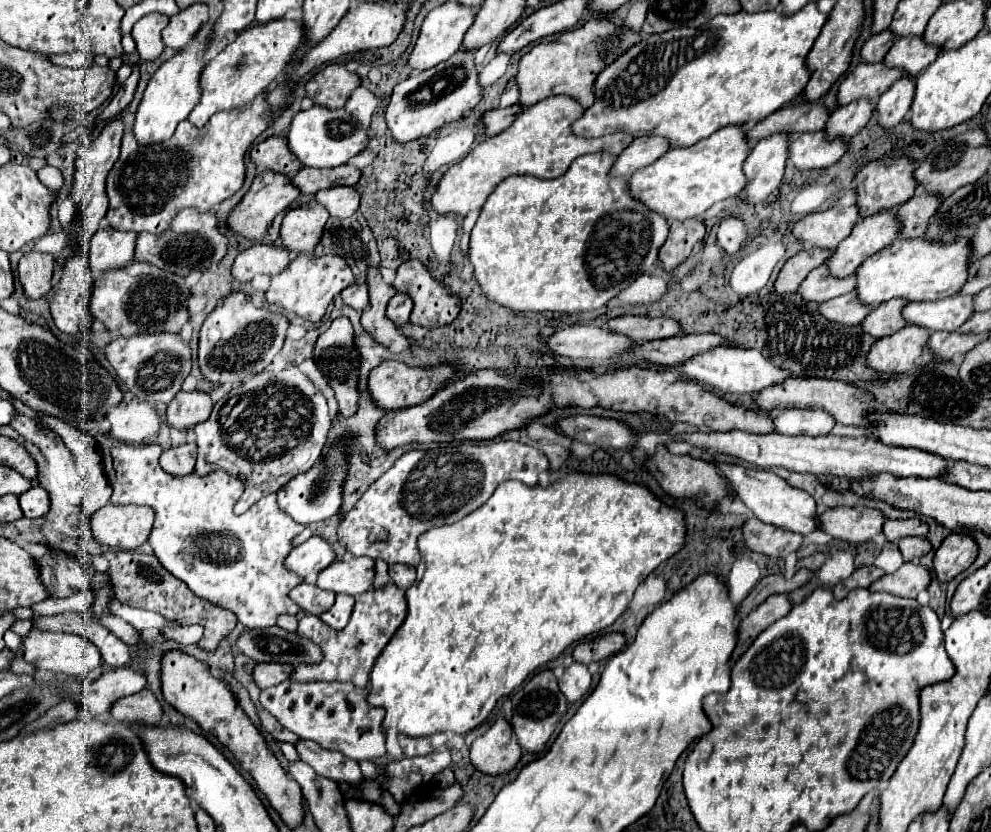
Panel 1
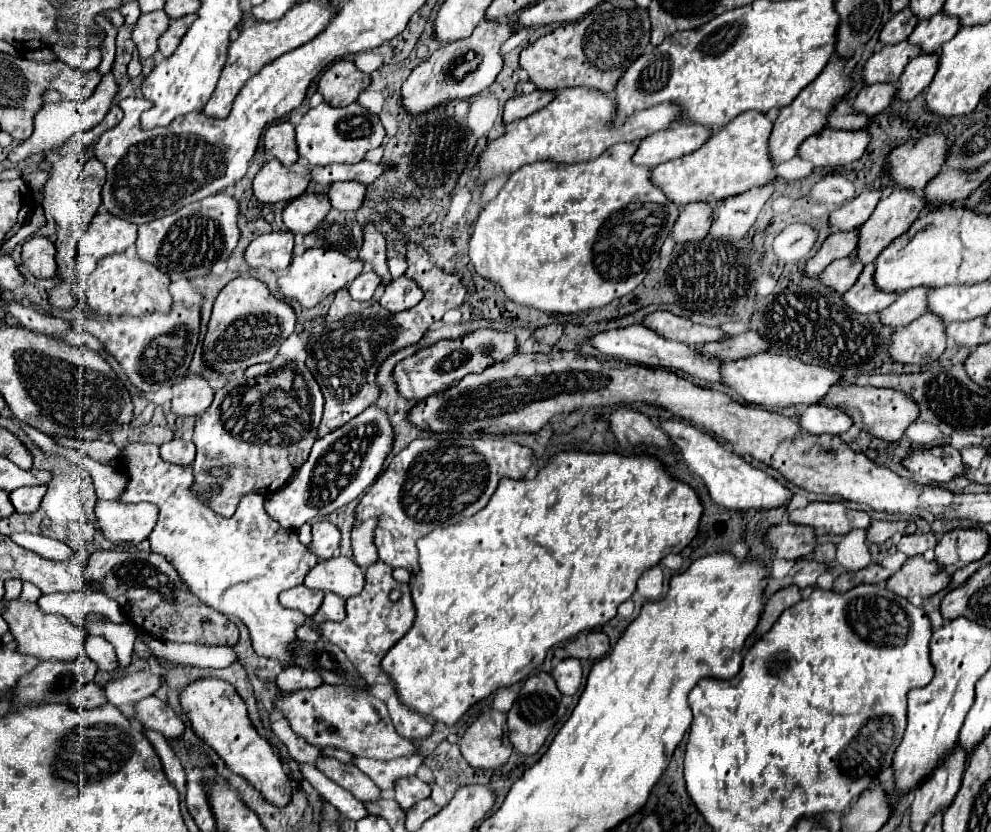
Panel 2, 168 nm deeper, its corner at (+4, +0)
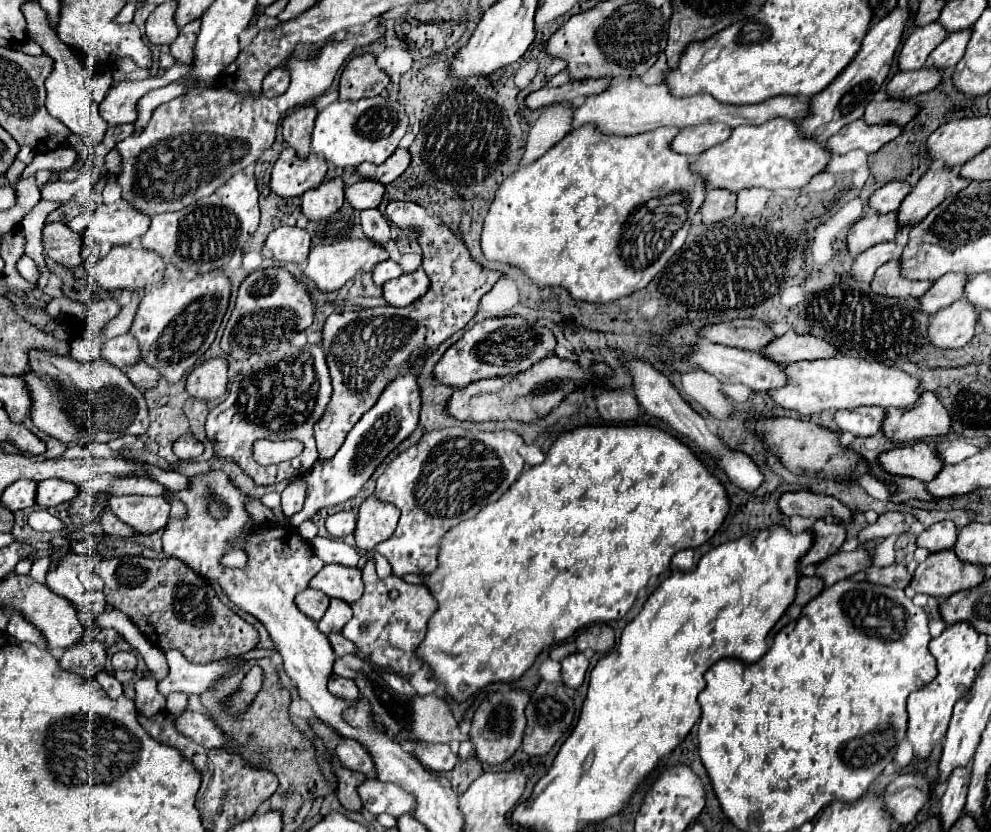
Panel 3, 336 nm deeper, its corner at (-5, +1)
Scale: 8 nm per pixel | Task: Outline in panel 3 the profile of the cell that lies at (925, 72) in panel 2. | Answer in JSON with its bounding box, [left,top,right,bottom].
[927,29,971,69]

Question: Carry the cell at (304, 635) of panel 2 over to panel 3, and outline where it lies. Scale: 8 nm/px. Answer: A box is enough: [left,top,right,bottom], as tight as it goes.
[327,633,357,657]

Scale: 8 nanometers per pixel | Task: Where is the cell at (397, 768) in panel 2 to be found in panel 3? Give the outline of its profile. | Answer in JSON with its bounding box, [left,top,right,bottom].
[335,739,375,777]

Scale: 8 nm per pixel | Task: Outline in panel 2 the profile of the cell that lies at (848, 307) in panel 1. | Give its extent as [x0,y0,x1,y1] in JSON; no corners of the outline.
[844,264,898,314]

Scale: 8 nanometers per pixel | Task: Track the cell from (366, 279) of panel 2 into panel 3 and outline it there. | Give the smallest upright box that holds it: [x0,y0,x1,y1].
[373,259,403,287]

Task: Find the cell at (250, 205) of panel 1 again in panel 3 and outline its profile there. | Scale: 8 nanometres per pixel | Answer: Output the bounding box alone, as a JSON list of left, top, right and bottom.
[271,149,327,193]

